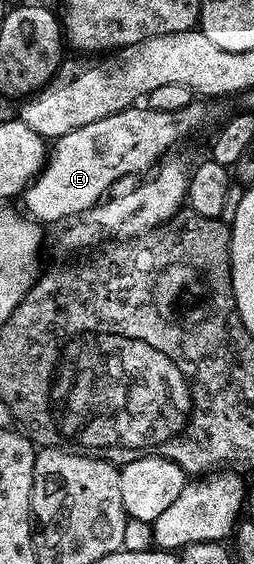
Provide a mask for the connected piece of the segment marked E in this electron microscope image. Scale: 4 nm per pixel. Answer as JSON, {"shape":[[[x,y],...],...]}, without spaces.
{"shape":[[[200,103],[188,104],[178,112],[154,112],[145,106],[134,106],[107,118],[99,118],[99,122],[79,126],[79,130],[71,130],[71,134],[63,134],[55,146],[48,149],[45,167],[25,189],[24,211],[48,226],[59,223],[64,216],[77,218],[96,208],[103,198],[110,195],[109,188],[118,187],[117,180],[148,173],[173,150],[168,148],[175,147],[184,136],[204,126],[205,108]]]}

